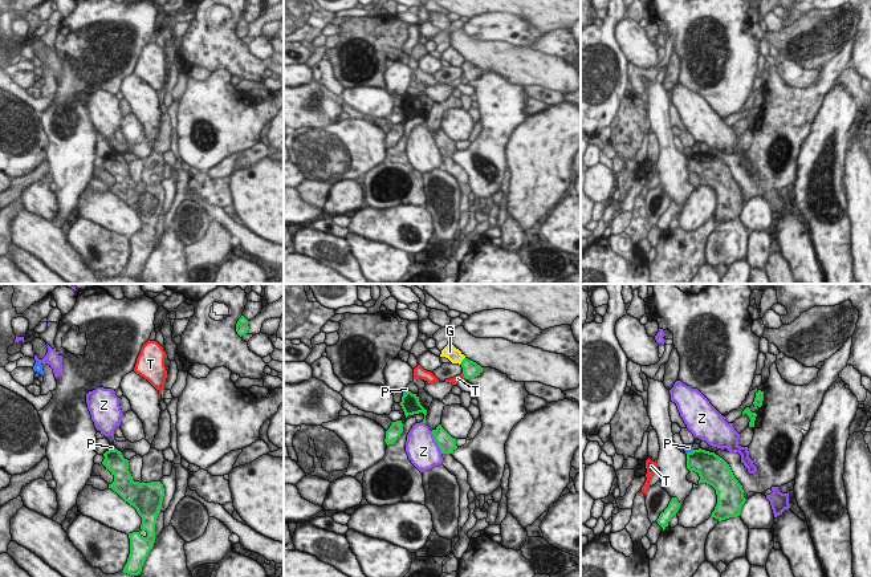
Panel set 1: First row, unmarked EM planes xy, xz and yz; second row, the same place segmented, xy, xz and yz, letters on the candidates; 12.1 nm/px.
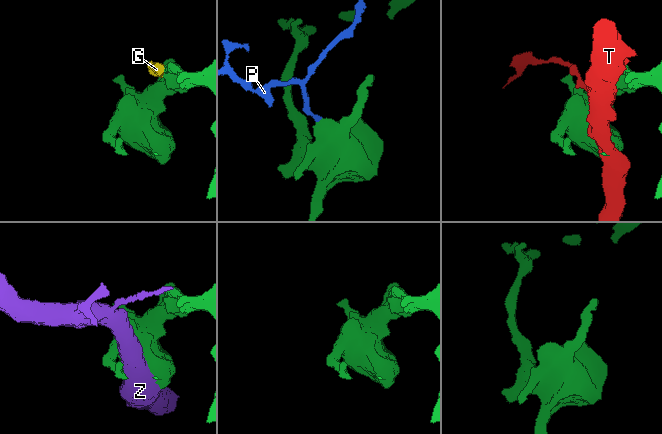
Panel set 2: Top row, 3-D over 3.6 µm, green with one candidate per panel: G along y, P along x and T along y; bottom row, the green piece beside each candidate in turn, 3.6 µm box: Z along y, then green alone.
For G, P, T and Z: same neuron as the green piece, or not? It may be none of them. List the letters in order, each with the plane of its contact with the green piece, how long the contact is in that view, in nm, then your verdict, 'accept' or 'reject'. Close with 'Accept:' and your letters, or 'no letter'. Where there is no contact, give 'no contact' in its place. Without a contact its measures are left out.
G: contact in xz; length 120 nm; reject
P: contact in yz; length 110 nm; reject
T: contact in xz; length 70 nm; reject
Z: contact in xz; length 300 nm; reject
Accept: no letter

